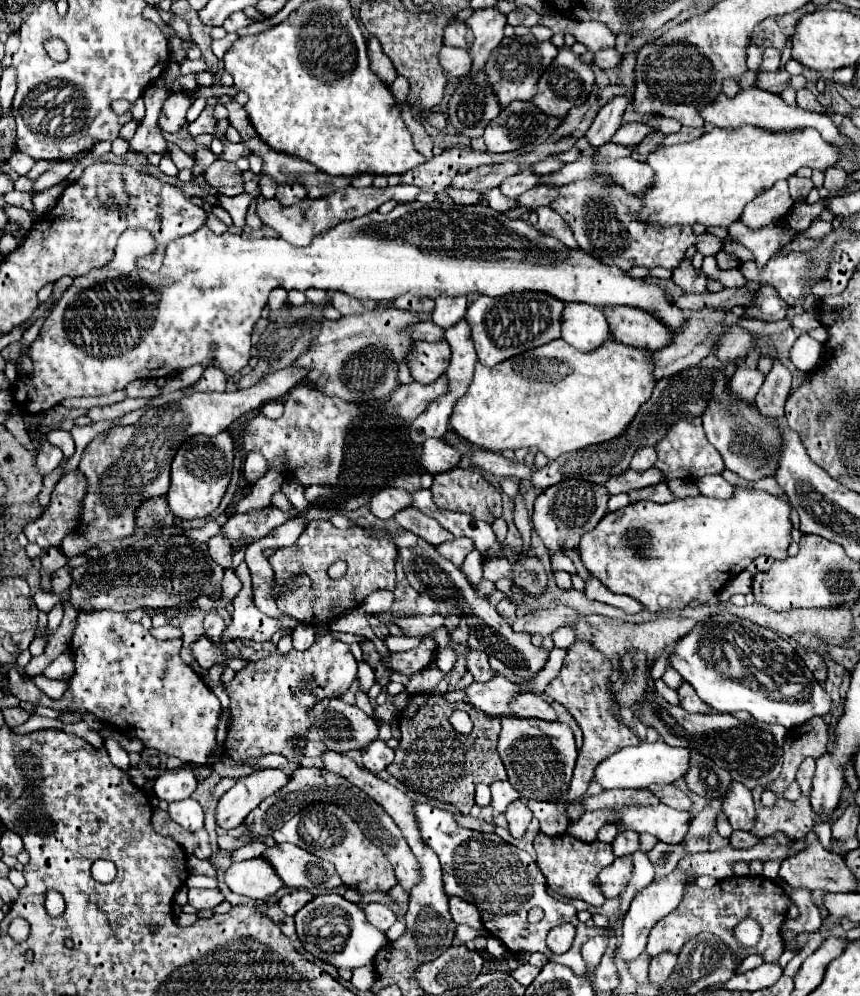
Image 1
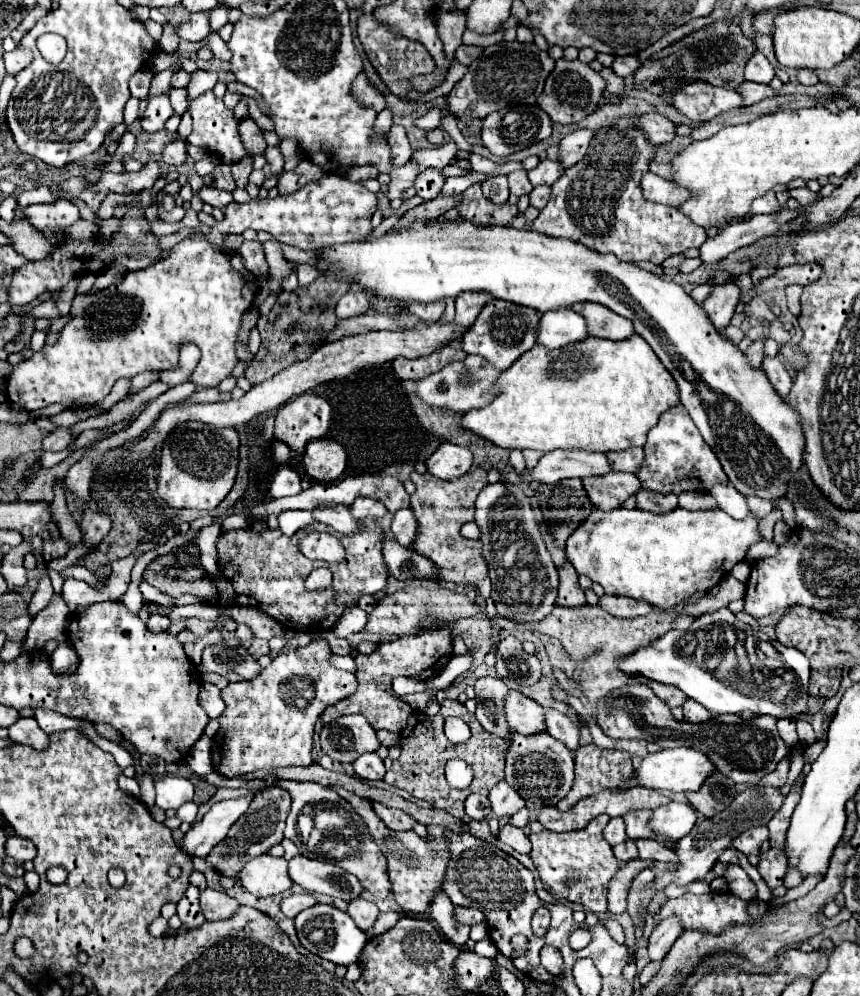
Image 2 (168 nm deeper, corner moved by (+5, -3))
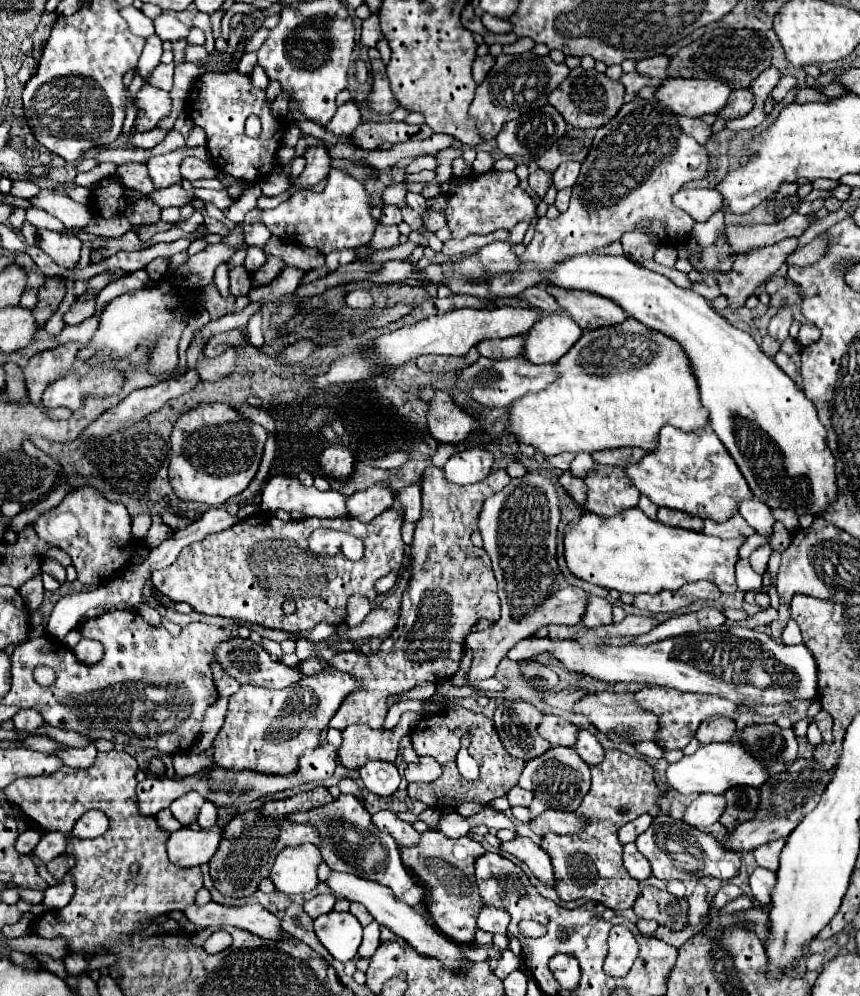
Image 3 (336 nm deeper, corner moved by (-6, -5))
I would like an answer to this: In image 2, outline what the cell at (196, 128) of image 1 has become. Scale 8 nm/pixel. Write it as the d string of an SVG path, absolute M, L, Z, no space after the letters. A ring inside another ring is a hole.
M212 90L204 92L202 96L198 96L196 100L190 102L190 116L192 116L194 128L192 128L192 134L186 138L186 142L194 144L194 146L202 146L210 154L218 156L220 162L224 162L224 164L238 164L248 156L246 148L242 144L240 132L238 132L238 120L234 118L234 110L226 108L224 102L214 96Z

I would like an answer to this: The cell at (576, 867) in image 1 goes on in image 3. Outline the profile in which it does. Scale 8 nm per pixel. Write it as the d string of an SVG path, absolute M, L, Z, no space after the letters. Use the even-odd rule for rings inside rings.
M605 750L603 762L591 766L591 778L593 780L587 796L601 798L589 806L593 808L593 814L579 812L581 816L589 818L589 826L571 836L549 832L543 836L541 848L551 856L555 892L561 900L593 900L617 912L631 908L639 894L639 882L631 878L623 866L623 846L617 840L617 830L645 812L657 816L659 806L655 804L655 796L659 796L659 790L653 782L653 768L645 760L631 758L619 750Z

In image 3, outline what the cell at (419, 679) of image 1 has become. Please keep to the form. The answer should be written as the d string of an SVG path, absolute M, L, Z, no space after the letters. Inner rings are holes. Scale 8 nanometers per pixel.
M551 746L545 754L529 760L519 778L519 786L531 790L535 798L541 800L545 806L569 812L575 812L579 808L583 796L589 792L589 784L591 784L589 766L569 746Z

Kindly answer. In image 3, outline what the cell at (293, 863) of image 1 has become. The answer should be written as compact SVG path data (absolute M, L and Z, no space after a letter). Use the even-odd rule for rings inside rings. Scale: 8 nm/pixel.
M331 870L331 874L329 874L329 878L325 880L325 884L331 888L331 892L333 892L337 898L345 898L345 900L349 900L349 902L359 902L359 904L363 904L379 924L387 926L387 928L393 930L399 938L403 938L405 942L409 942L411 946L415 946L415 950L417 950L419 954L445 960L445 966L447 966L447 970L449 971L461 970L461 972L463 972L463 970L469 968L470 962L487 960L487 956L489 956L485 946L479 946L479 948L459 946L459 944L455 944L453 940L449 940L447 936L439 934L433 926L429 926L429 924L425 922L423 916L417 916L417 912L415 912L411 906L407 906L407 904L403 904L401 900L397 900L395 894L393 894L389 888L385 888L383 884L379 884L379 882L373 882L373 880L365 880L365 878L353 876L353 874L343 874L343 872Z

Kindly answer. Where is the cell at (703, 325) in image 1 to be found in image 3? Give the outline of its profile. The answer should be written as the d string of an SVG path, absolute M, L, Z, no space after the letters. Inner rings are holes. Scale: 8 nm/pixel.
M785 238L785 240L781 240L781 242L773 244L773 246L753 248L751 252L737 254L731 272L727 272L727 274L717 274L717 284L719 284L719 288L721 288L721 294L729 300L729 310L739 310L739 308L743 308L745 302L747 302L747 298L779 270L779 266L787 260L787 256L789 256L795 248L797 248L797 238Z

